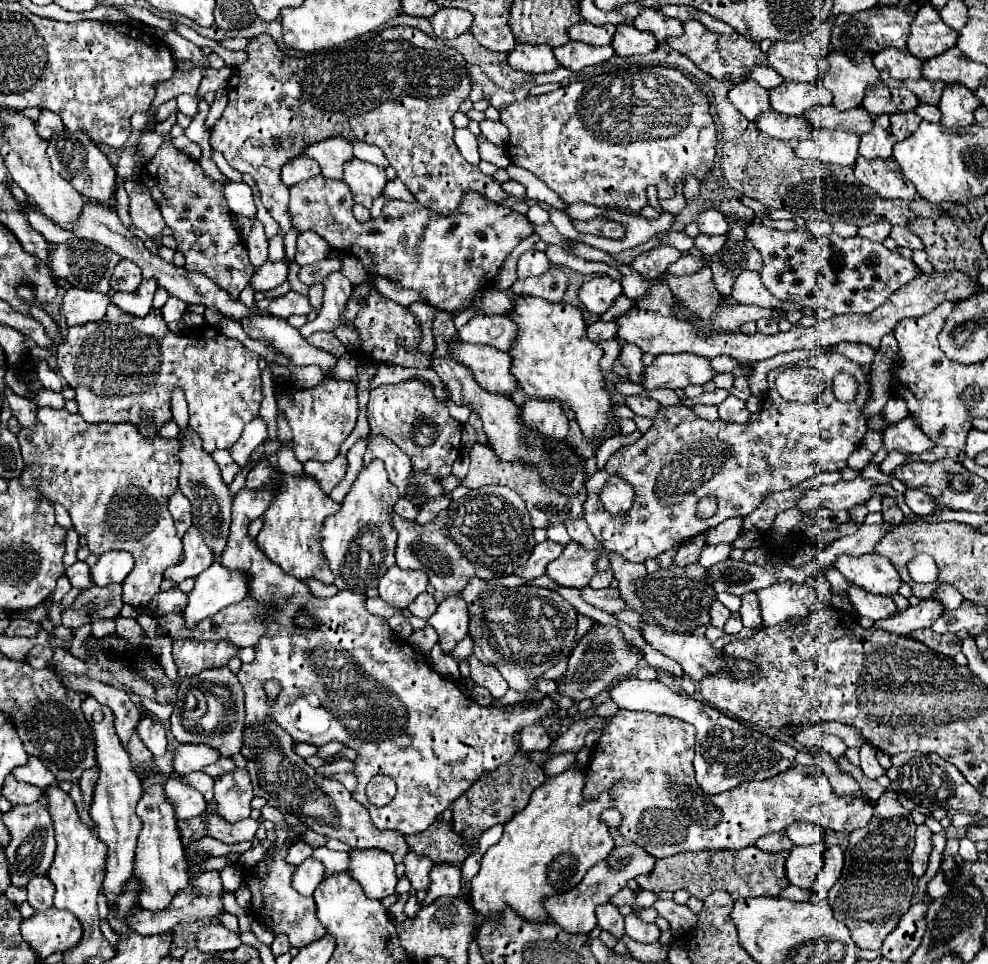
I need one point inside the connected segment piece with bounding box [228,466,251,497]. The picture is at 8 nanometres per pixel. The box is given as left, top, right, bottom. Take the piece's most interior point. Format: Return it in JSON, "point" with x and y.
{"point":[238,483]}

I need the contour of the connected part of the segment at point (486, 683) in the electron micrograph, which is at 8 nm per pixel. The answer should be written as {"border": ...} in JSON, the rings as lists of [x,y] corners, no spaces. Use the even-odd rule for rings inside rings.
{"border":[[[470,656],[466,658],[468,664],[470,664],[470,670],[472,670],[472,680],[478,684],[478,686],[484,686],[494,700],[500,700],[506,692],[508,692],[508,686],[506,686],[506,680],[498,674],[498,670],[494,670],[494,666],[488,666],[488,664],[482,664],[478,662],[478,658]]]}

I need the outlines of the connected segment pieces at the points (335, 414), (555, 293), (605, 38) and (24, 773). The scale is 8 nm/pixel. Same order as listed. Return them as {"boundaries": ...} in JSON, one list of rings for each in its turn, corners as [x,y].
{"boundaries":[[[[324,378],[318,386],[308,390],[294,390],[288,388],[288,400],[284,402],[282,410],[288,418],[288,424],[294,432],[294,454],[300,462],[310,458],[314,460],[334,460],[338,456],[340,444],[352,434],[358,416],[356,404],[356,388],[350,382],[342,380],[328,380]]],[[[550,268],[546,274],[536,276],[536,278],[526,278],[526,280],[516,280],[512,284],[512,294],[514,296],[536,296],[546,302],[560,302],[566,290],[568,278],[560,268]]],[[[578,22],[576,26],[568,28],[568,36],[572,40],[578,40],[578,42],[584,42],[584,44],[610,44],[612,42],[612,36],[614,36],[614,30],[616,26],[614,24],[604,24],[604,26],[594,26],[594,24],[588,24],[588,22]]],[[[28,758],[28,762],[20,768],[16,768],[12,772],[20,782],[26,782],[26,784],[32,784],[32,786],[38,786],[40,790],[52,786],[56,782],[54,774],[50,774],[50,770],[46,770],[46,766],[38,760],[38,758]]]]}

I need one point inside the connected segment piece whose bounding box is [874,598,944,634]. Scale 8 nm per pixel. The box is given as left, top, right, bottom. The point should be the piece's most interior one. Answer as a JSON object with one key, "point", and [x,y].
{"point":[925,614]}

